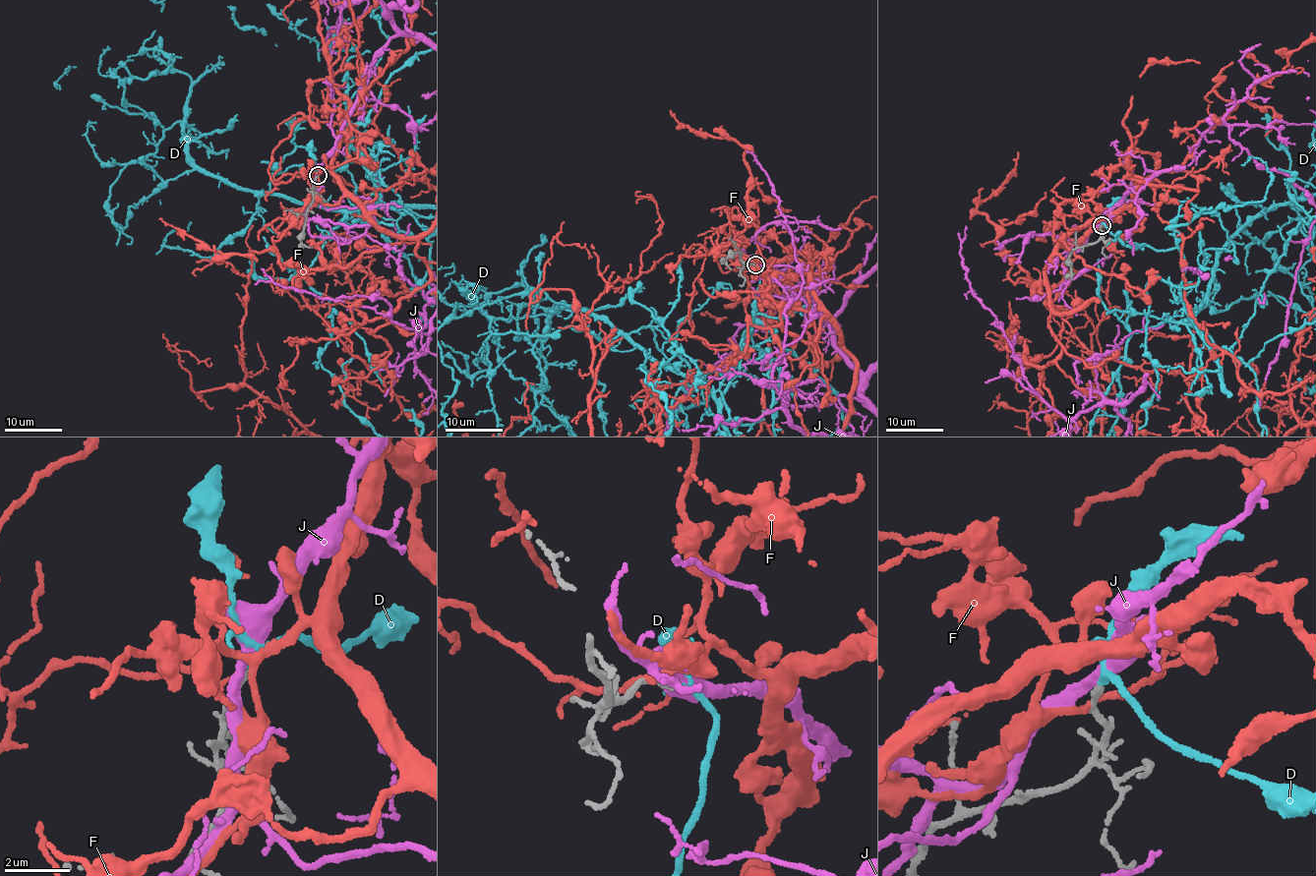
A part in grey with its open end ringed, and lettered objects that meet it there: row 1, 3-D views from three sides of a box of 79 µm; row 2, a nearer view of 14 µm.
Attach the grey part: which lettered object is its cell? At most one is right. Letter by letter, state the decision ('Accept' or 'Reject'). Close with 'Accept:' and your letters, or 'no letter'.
D: Accept
F: Reject
J: Reject
Accept: D

